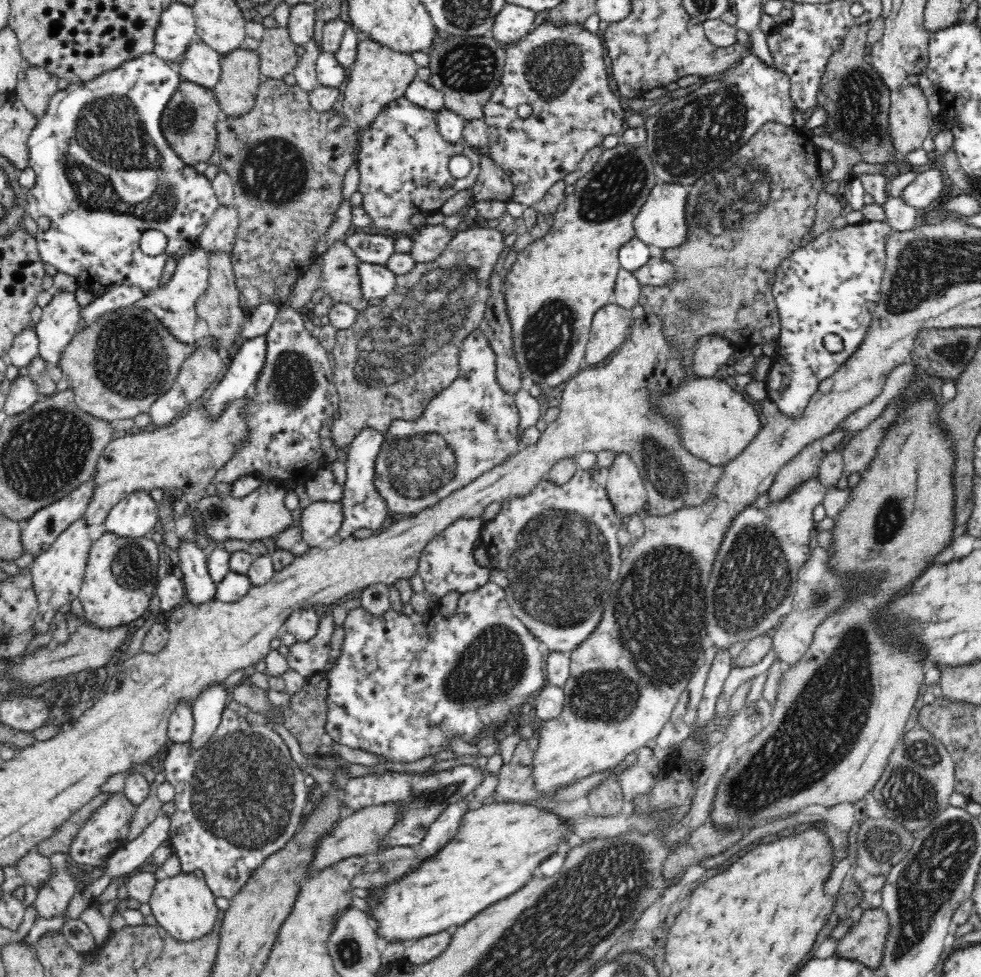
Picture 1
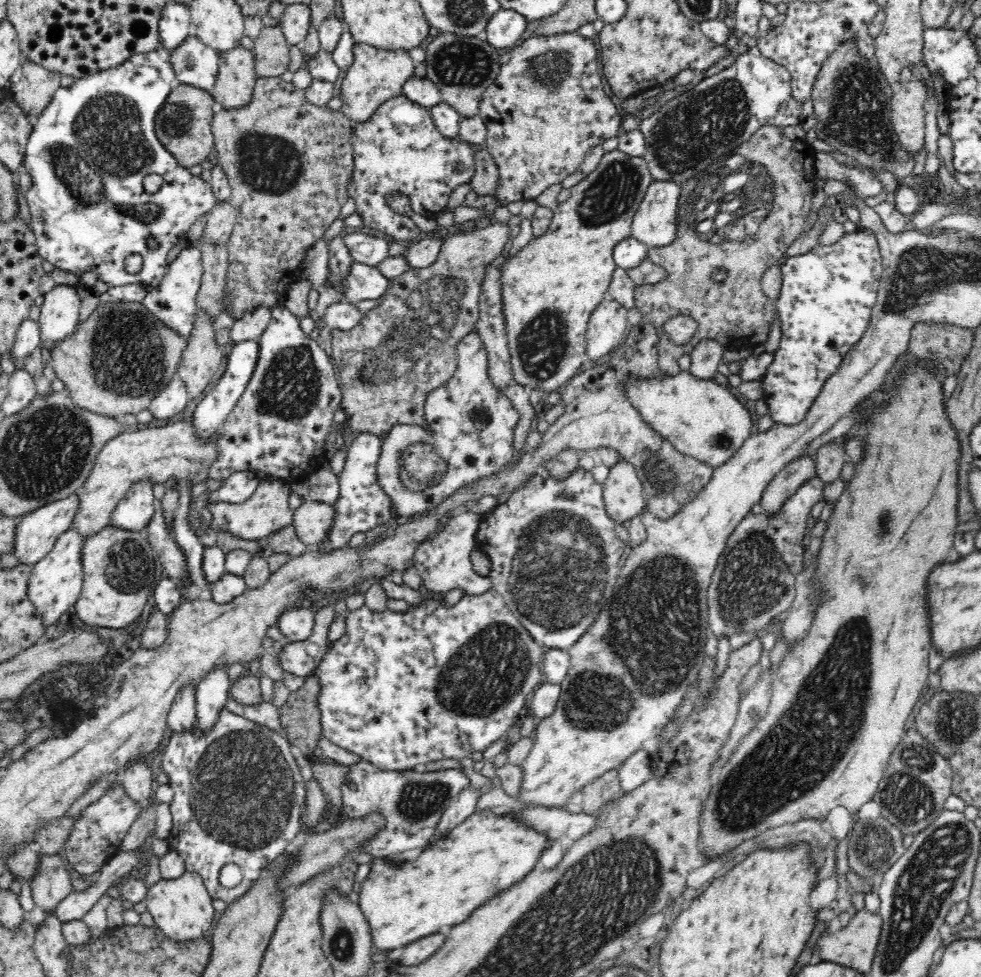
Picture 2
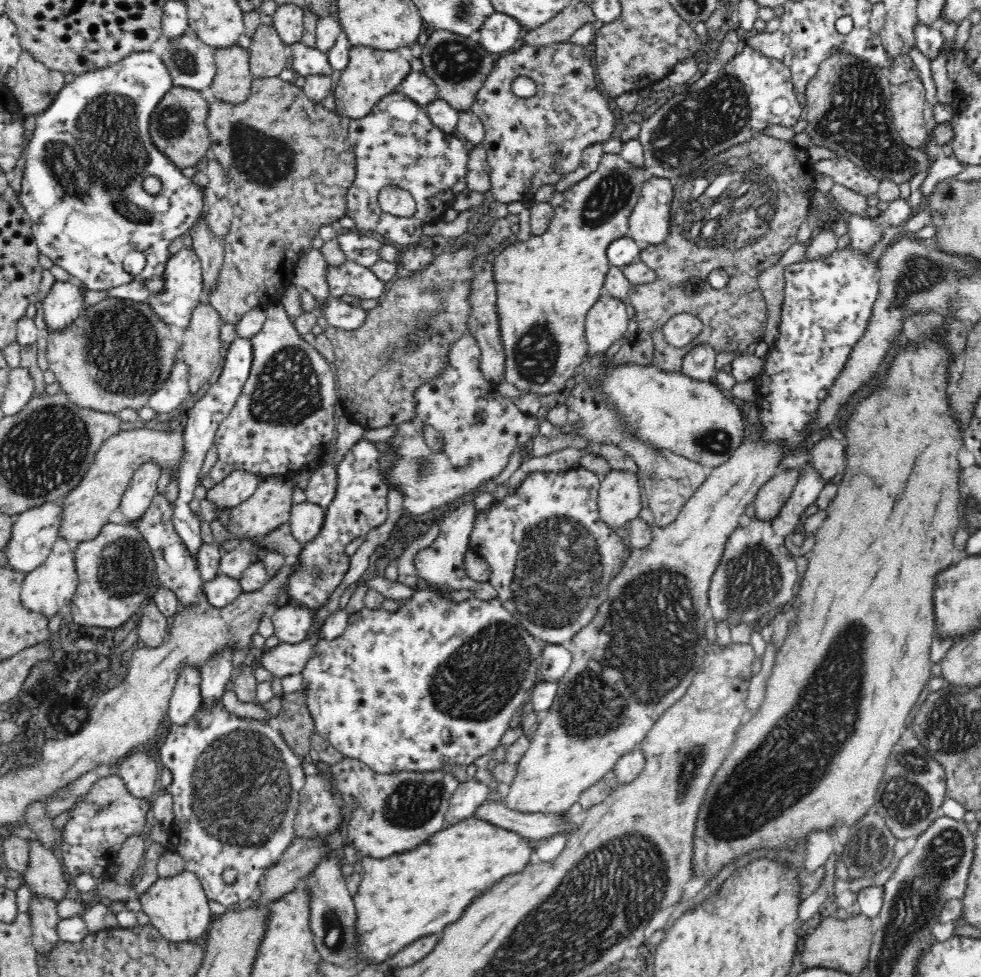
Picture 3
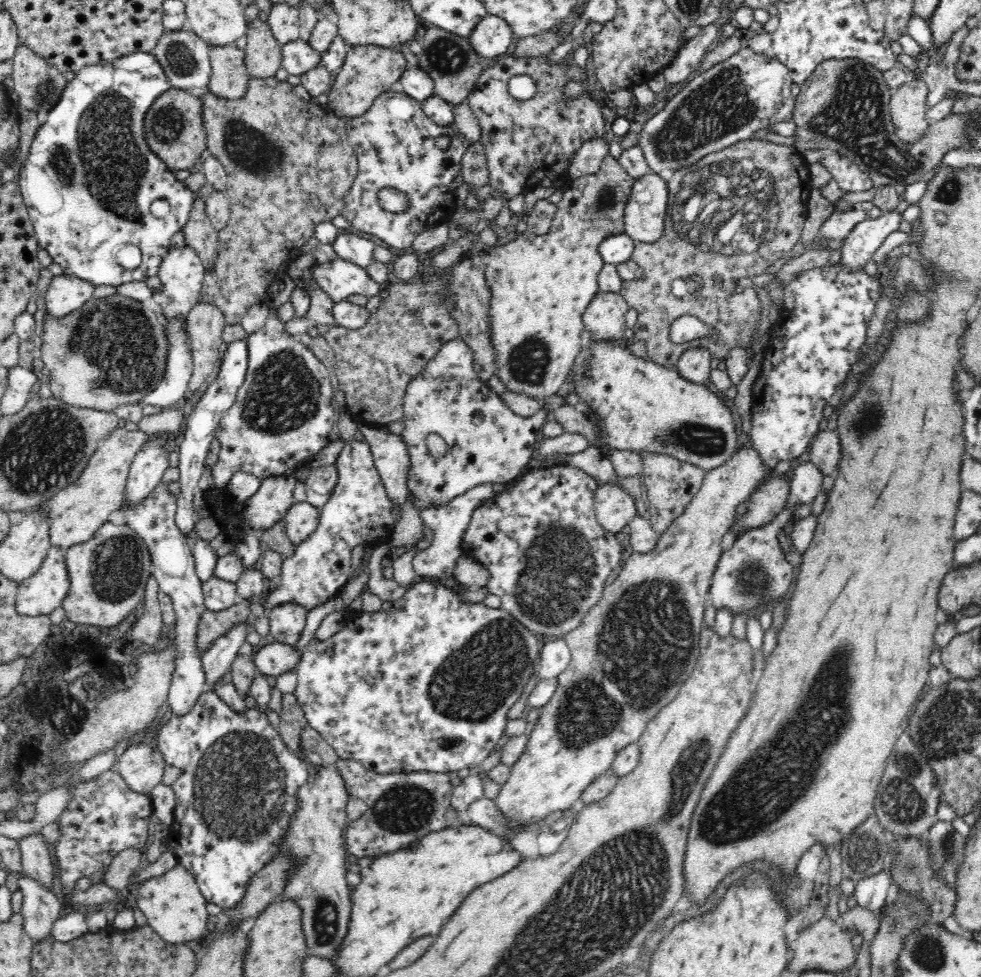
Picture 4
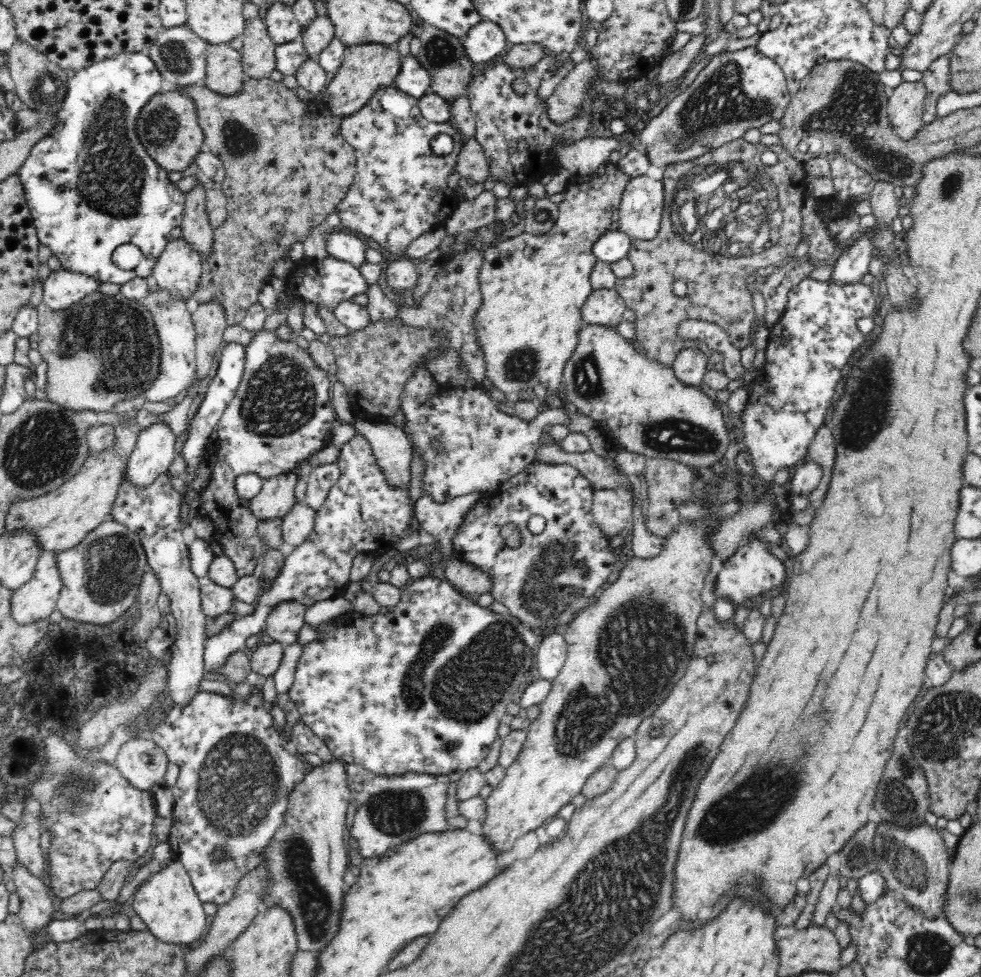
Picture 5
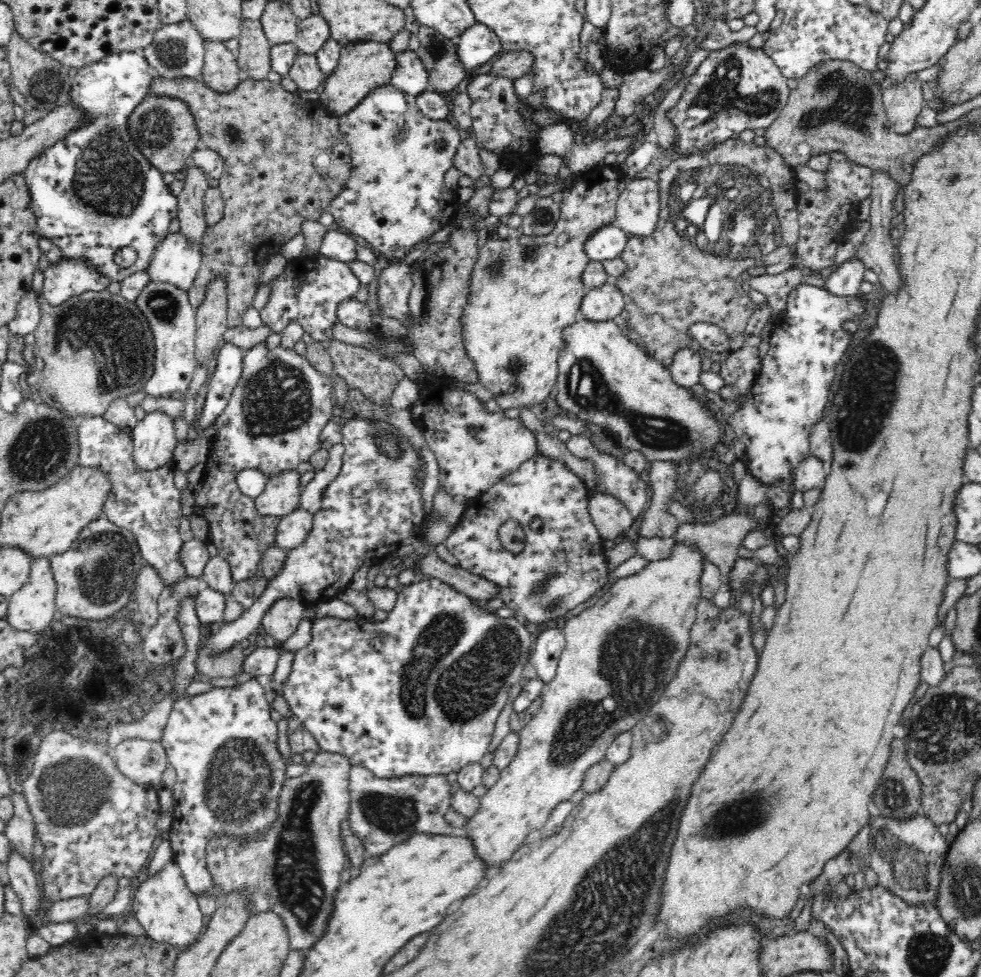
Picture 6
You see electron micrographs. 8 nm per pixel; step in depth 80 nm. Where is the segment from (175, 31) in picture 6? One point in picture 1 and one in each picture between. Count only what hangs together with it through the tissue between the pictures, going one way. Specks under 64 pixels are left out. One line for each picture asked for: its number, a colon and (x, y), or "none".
1: (200, 64)
2: (195, 64)
3: (190, 62)
4: (184, 57)
5: (179, 54)

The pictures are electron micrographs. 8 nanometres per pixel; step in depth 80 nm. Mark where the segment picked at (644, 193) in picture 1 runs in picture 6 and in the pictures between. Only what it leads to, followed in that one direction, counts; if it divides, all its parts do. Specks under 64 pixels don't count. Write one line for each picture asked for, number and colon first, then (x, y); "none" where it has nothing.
2: (549, 288)
3: (545, 285)
4: (540, 285)
5: (532, 288)
6: (522, 291)

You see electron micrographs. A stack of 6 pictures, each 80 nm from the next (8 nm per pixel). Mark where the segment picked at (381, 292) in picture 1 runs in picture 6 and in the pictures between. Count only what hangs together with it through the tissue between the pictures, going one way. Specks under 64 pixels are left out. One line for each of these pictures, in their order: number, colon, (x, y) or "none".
2: (363, 282)
3: (347, 277)
4: (338, 278)
5: (322, 283)
6: (308, 291)

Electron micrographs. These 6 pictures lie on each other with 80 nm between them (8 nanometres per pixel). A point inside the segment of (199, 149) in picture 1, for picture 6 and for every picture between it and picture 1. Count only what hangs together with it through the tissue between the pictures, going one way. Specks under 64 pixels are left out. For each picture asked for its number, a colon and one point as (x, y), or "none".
2: (182, 125)
3: (177, 127)
4: (173, 129)
5: (167, 127)
6: (163, 128)

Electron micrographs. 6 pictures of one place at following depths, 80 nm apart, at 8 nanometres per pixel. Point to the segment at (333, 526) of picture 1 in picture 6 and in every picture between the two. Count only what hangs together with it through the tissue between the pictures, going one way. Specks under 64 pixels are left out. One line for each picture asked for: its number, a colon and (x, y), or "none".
2: (312, 520)
3: (306, 519)
4: (301, 521)
5: (296, 527)
6: (293, 528)

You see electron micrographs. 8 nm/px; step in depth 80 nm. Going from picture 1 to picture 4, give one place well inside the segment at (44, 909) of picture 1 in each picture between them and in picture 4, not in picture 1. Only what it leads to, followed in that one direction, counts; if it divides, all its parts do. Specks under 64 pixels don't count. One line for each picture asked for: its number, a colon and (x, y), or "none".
2: (51, 884)
3: (44, 873)
4: (36, 862)

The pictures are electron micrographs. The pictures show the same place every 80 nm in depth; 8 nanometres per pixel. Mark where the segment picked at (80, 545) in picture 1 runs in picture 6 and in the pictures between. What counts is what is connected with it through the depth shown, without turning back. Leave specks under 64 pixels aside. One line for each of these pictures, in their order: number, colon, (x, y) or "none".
2: (55, 583)
3: (51, 586)
4: (43, 592)
5: (34, 601)
6: (31, 608)

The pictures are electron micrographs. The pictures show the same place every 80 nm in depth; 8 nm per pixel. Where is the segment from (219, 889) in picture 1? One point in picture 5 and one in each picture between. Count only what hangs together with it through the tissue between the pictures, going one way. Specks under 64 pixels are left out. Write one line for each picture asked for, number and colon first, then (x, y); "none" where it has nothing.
2: (238, 794)
3: (236, 783)
4: (234, 799)
5: (234, 775)

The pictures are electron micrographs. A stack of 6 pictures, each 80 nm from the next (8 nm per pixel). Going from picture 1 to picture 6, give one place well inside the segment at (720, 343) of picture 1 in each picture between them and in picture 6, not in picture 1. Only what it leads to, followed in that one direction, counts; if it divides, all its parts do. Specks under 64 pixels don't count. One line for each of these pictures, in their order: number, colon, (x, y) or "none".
2: (704, 358)
3: (698, 363)
4: (694, 363)
5: (689, 366)
6: (685, 369)

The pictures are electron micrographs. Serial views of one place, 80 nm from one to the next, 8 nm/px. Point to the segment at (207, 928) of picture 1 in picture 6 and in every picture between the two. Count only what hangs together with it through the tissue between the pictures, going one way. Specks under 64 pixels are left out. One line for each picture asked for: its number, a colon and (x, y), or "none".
2: (182, 909)
3: (177, 906)
4: (175, 909)
5: (168, 905)
6: (167, 910)

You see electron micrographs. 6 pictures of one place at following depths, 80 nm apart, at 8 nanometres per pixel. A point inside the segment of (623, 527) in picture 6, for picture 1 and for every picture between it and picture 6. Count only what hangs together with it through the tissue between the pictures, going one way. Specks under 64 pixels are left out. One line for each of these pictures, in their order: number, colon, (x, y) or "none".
1: (624, 487)
2: (622, 492)
3: (618, 502)
4: (614, 509)
5: (612, 511)

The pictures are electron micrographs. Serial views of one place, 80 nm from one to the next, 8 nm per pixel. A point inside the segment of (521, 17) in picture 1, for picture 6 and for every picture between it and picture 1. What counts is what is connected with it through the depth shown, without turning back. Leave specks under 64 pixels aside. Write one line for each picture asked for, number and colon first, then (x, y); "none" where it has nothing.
2: (505, 28)
3: (499, 32)
4: (491, 37)
5: (485, 42)
6: (478, 44)

